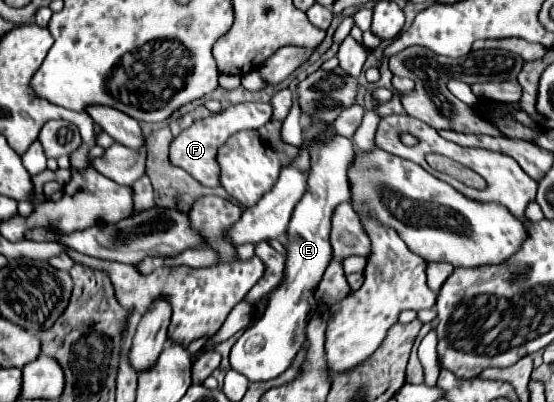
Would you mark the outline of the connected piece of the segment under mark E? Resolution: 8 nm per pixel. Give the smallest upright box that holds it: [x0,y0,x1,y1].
[230,118,354,382]

